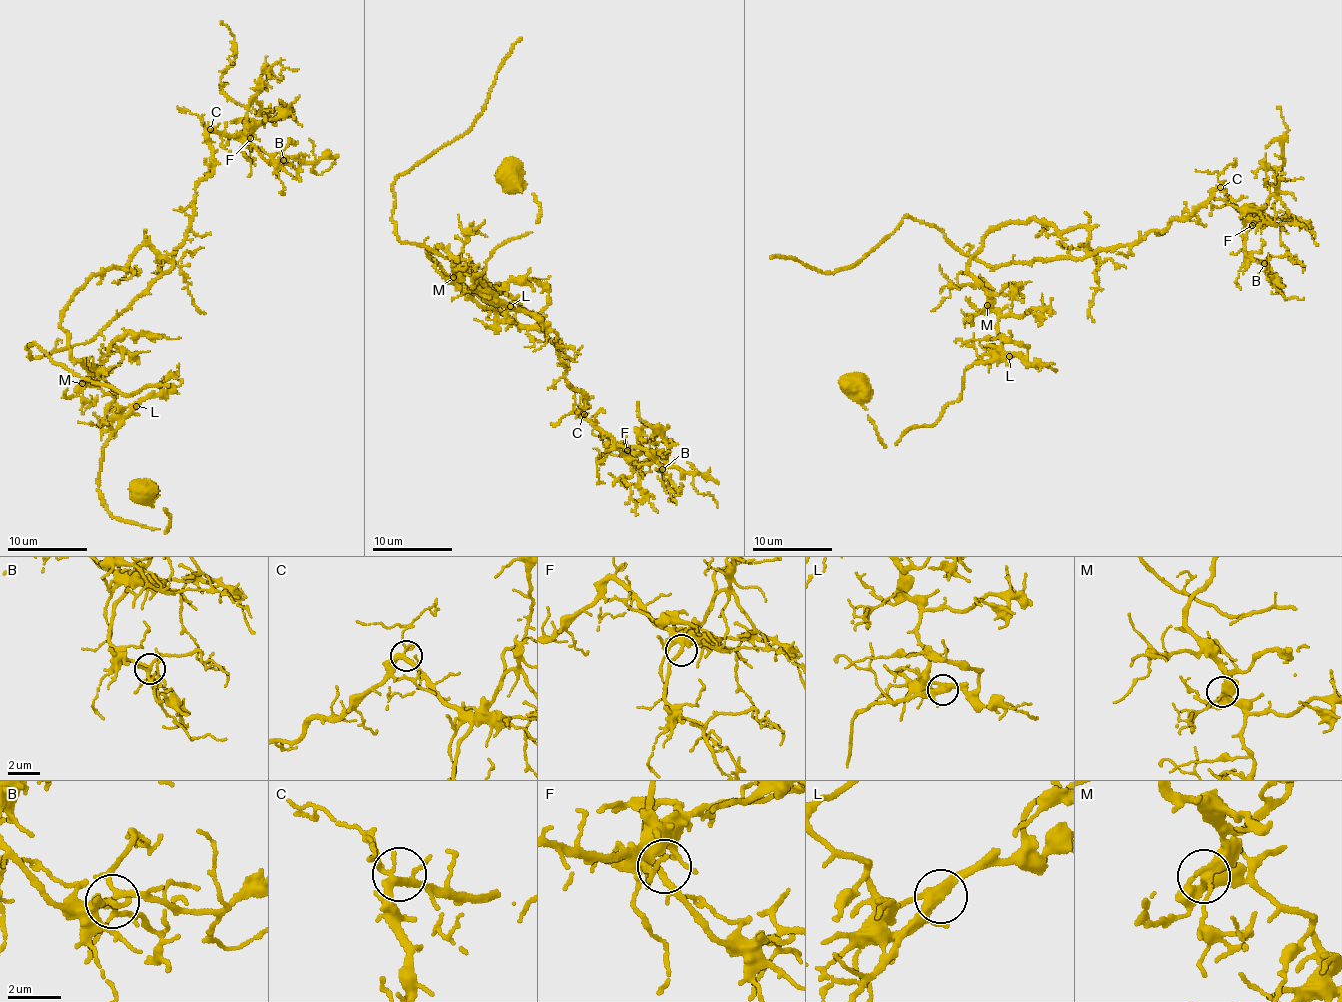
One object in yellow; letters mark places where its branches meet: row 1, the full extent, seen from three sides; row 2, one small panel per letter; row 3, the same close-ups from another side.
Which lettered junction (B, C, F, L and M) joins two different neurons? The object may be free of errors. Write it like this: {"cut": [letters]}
{"cut": ["L"]}

